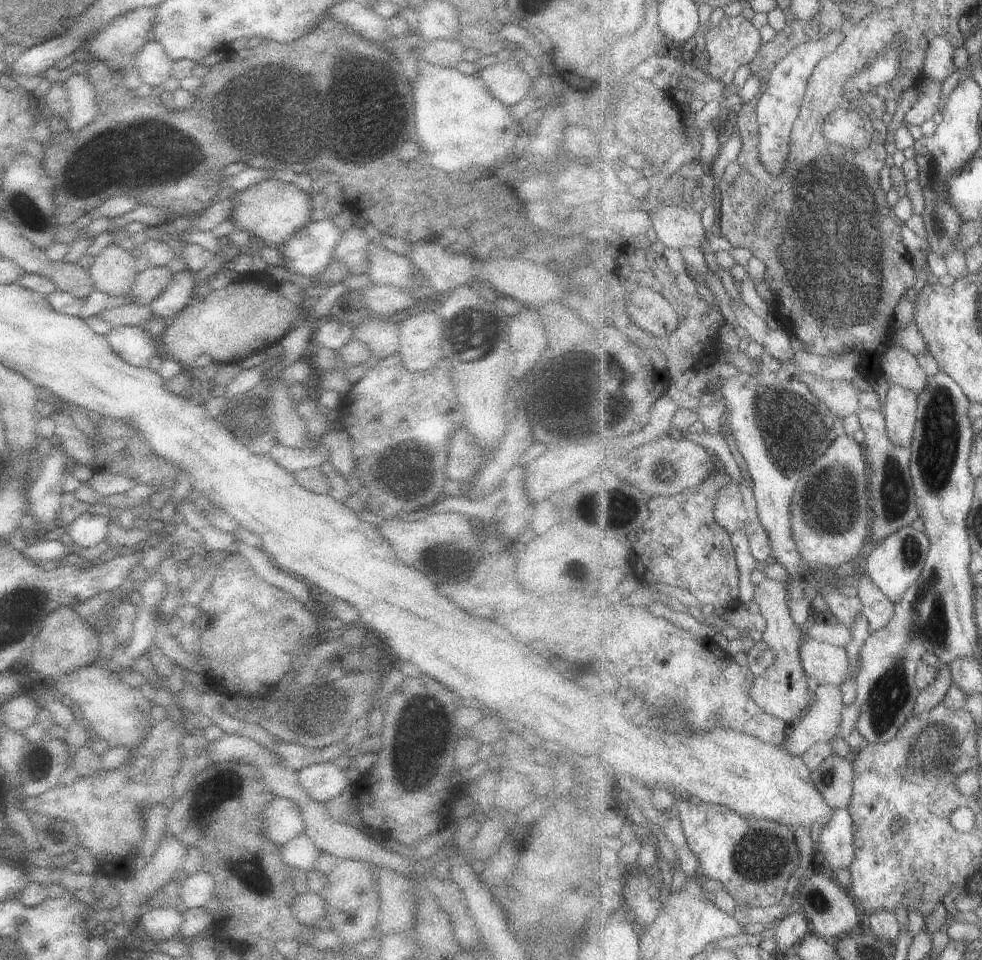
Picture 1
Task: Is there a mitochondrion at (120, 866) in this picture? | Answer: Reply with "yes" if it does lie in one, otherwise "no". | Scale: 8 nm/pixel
no

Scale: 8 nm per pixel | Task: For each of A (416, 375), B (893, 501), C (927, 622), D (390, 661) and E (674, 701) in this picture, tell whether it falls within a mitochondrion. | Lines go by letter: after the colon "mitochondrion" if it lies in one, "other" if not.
A: other
B: mitochondrion
C: mitochondrion
D: other
E: mitochondrion

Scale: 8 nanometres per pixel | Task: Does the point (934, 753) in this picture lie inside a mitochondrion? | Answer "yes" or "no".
yes

